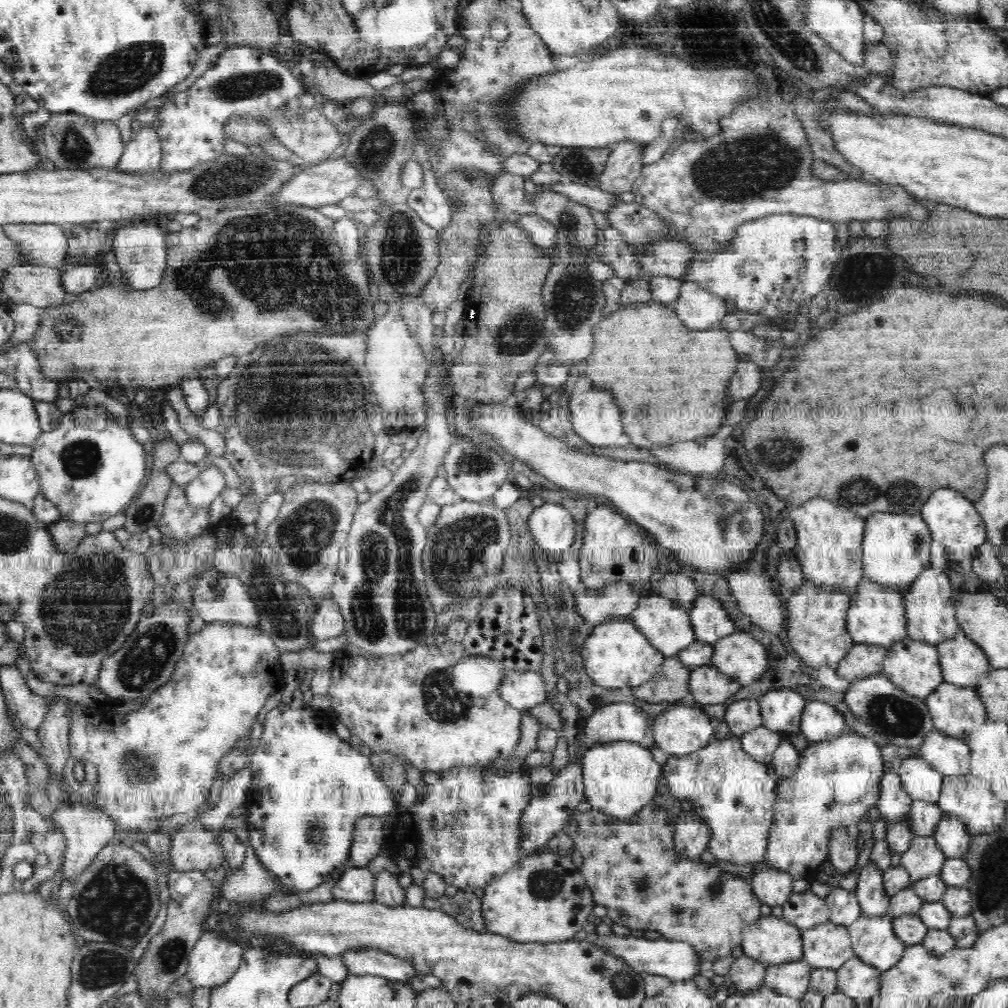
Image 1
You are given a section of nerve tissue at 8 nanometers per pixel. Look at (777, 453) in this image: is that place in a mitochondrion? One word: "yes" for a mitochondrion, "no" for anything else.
yes

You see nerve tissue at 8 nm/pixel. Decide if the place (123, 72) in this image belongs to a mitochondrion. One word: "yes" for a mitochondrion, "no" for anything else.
yes

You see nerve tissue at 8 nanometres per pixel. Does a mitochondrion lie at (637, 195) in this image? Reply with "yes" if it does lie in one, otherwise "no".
no

